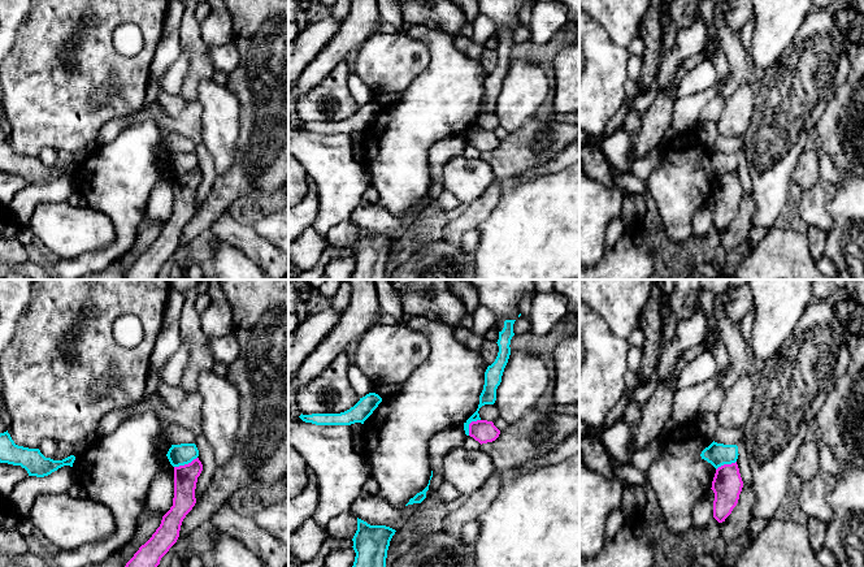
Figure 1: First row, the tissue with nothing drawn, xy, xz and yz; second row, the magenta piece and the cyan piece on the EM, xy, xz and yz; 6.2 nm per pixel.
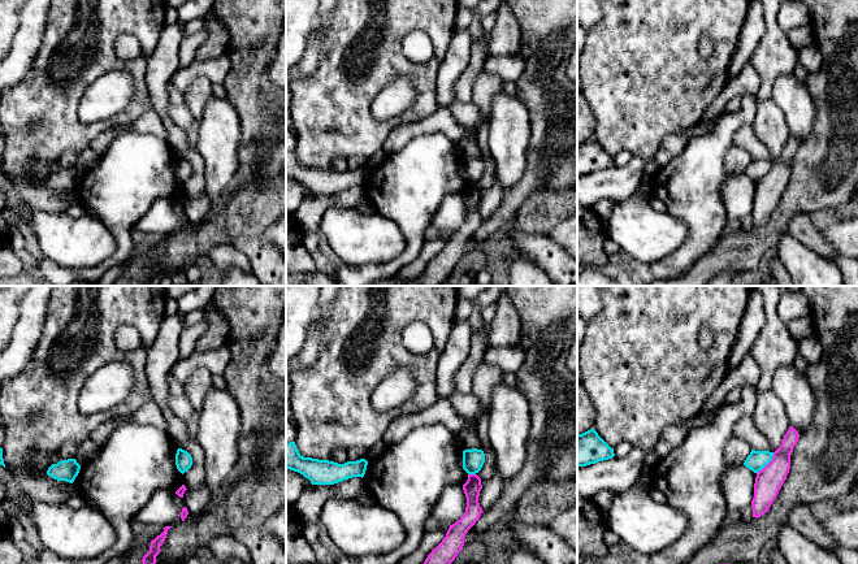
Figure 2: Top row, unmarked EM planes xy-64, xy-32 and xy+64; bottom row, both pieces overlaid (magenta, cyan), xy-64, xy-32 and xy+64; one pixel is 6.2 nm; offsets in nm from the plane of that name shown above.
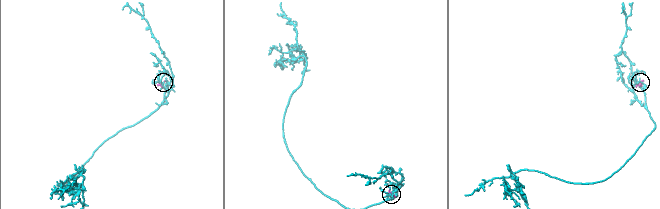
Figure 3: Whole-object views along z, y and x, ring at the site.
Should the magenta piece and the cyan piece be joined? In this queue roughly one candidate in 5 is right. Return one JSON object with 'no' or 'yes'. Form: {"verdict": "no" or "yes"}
{"verdict": "no"}

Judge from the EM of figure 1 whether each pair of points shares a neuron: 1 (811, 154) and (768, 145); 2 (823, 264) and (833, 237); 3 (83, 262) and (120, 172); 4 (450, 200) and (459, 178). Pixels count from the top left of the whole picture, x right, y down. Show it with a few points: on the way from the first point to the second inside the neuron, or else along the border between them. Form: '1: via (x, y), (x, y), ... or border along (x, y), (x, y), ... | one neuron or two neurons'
1: border along (813, 137), (800, 155), (791, 181) | two neurons
2: border along (824, 254), (836, 265) | two neurons
3: via (109, 252), (121, 241), (121, 198) | one neuron
4: border along (444, 189), (460, 203) | two neurons

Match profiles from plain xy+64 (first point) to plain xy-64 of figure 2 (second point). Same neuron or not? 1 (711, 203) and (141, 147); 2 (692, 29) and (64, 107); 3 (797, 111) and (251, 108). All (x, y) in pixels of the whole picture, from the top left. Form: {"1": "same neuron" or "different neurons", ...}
{"1": "same neuron", "2": "same neuron", "3": "different neurons"}

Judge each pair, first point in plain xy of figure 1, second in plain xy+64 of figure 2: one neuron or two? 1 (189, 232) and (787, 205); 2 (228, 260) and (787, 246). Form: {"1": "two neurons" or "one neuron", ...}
{"1": "one neuron", "2": "one neuron"}

